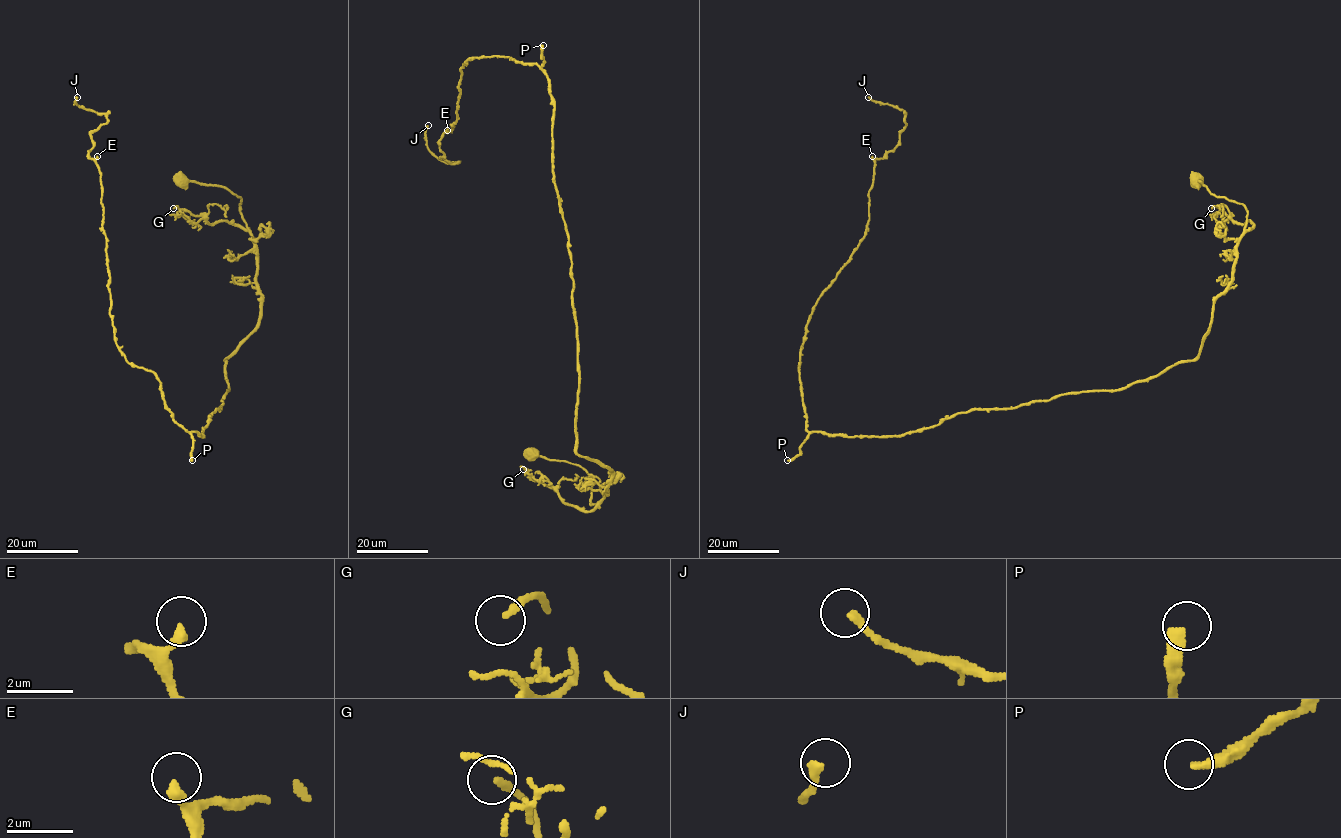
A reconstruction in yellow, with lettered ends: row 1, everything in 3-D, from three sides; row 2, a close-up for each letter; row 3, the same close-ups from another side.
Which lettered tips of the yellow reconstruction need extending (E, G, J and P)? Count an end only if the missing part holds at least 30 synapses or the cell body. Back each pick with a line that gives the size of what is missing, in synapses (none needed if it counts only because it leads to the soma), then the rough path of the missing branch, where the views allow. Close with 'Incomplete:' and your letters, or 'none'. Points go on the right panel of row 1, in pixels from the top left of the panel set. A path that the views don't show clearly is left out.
P: 170 syn | (787, 460), (714, 466), (704, 450), (713, 424), (726, 427), (741, 471), (788, 501), (786, 474), (757, 460)
Incomplete: P

